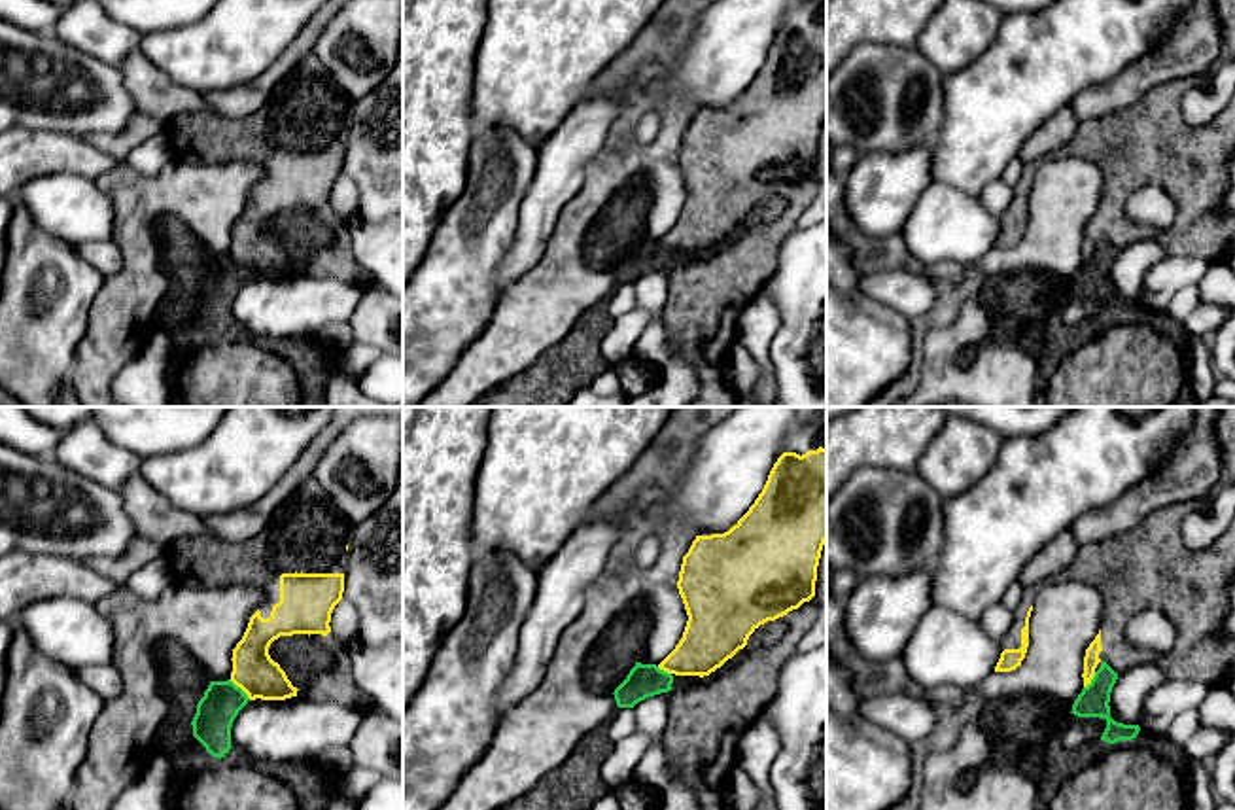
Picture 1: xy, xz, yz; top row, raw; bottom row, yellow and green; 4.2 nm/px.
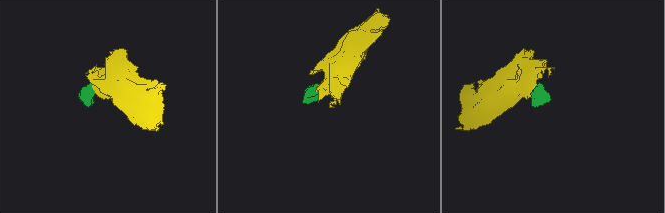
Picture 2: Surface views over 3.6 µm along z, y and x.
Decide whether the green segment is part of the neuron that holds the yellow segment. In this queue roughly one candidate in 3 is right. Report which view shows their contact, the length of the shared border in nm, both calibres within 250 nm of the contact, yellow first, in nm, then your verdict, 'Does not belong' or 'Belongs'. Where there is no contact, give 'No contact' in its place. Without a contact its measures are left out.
Touches yellow in xy. Shared border 130 nm. Thickness 180 nm (yellow) against 170 nm. Does not belong

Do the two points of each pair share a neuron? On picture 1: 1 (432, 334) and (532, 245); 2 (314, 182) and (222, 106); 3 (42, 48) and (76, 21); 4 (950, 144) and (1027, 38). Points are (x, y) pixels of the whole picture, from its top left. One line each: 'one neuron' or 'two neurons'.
1: two neurons
2: two neurons
3: two neurons
4: one neuron

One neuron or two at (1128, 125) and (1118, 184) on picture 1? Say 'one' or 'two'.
one

